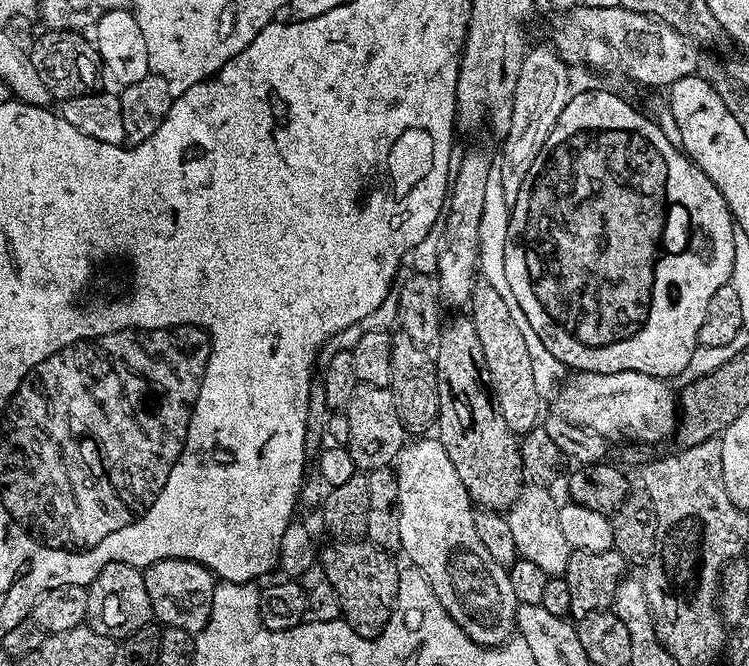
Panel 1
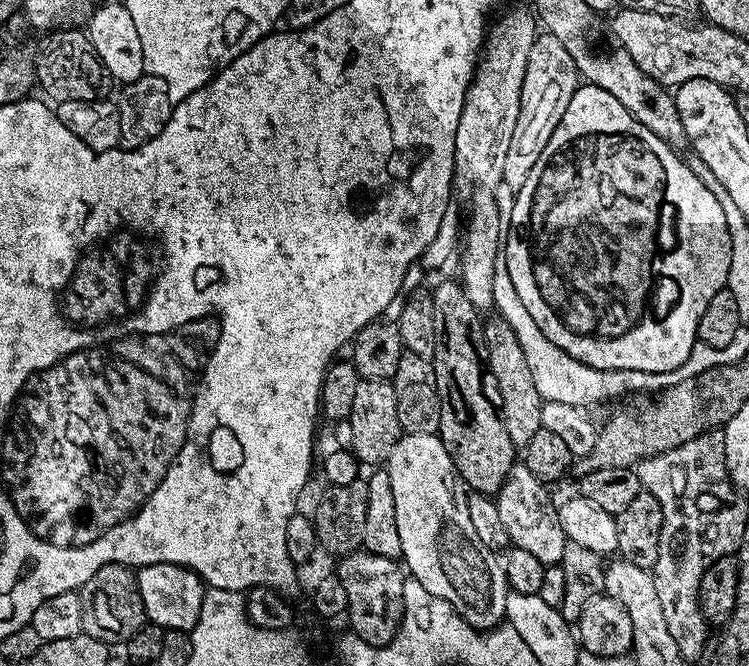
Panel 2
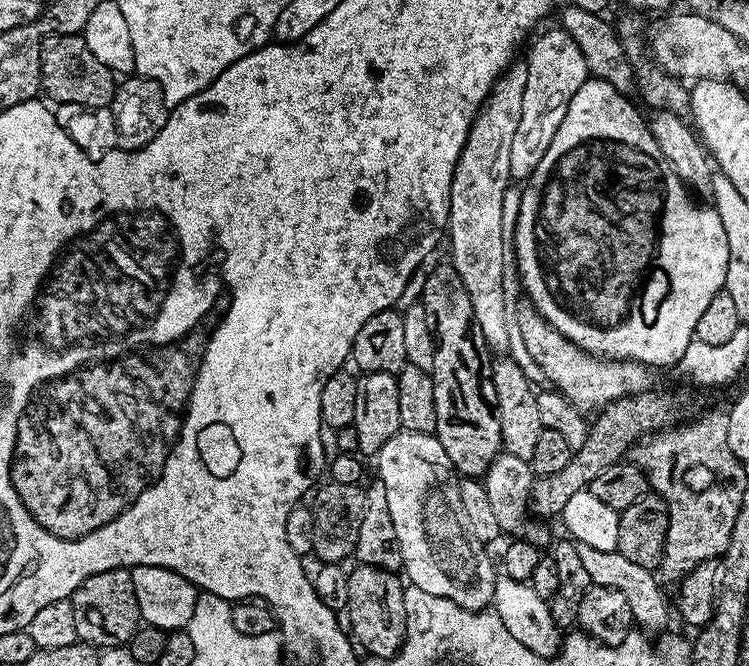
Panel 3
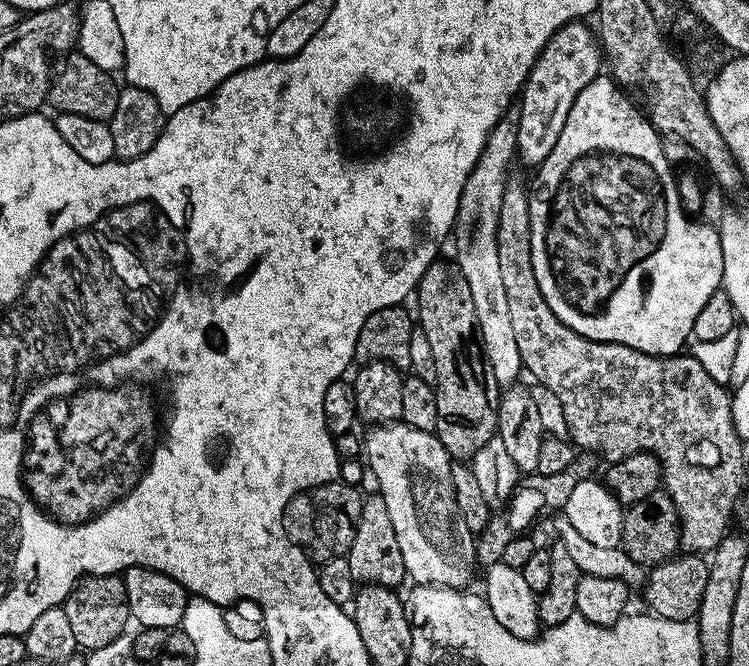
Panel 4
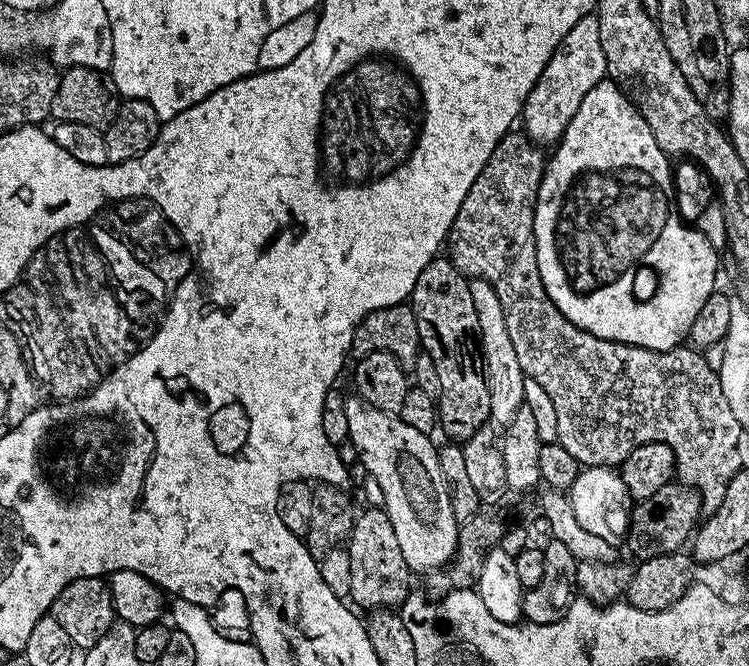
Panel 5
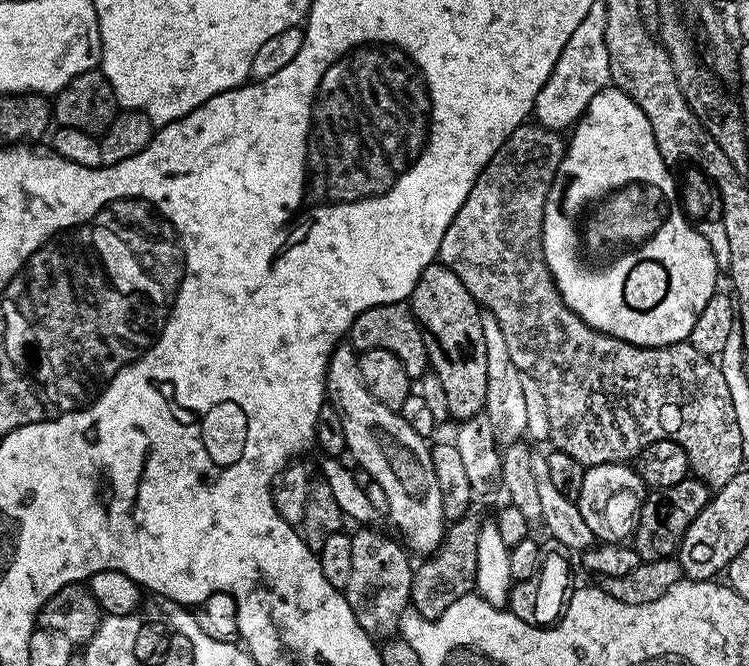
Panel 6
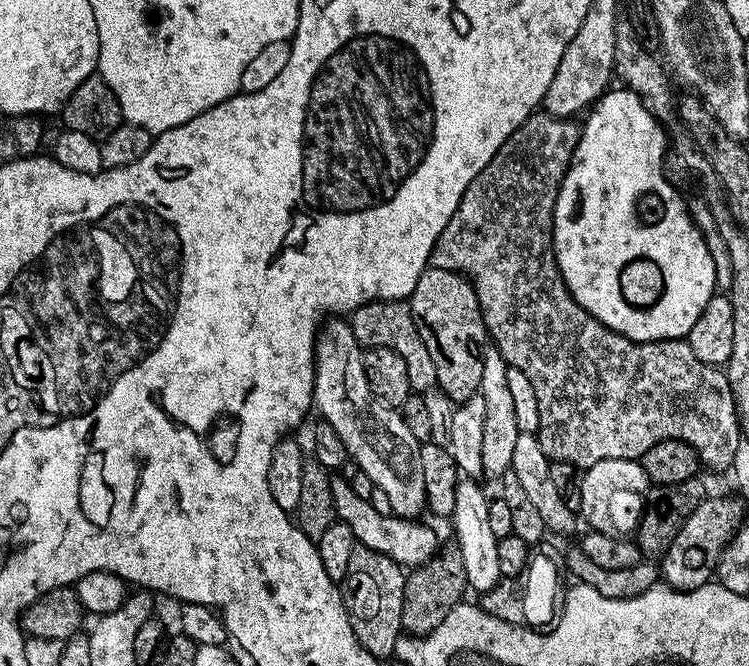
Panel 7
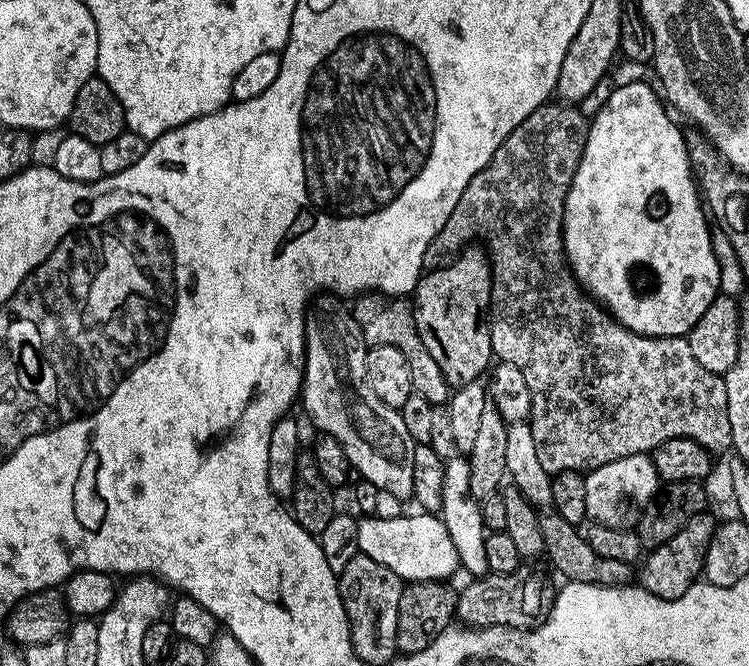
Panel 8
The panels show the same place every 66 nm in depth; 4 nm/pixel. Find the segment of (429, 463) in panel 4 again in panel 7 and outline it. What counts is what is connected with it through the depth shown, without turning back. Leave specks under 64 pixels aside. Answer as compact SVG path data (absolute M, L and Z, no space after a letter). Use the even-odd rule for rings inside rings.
M325 319L316 333L316 377L312 402L315 411L324 415L321 416L323 423L338 430L338 438L342 438L351 463L356 463L368 475L369 485L386 490L393 516L419 517L419 512L423 513L428 503L428 487L420 457L421 441L416 440L414 434L410 434L403 415L395 407L376 399L370 390L368 381L364 379L364 352L354 338L354 330L347 319Z

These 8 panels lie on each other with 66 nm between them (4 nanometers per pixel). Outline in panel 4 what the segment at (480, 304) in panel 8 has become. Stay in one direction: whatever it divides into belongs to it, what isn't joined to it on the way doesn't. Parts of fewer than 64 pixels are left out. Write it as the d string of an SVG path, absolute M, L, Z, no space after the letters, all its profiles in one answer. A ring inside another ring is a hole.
M433 262L426 274L422 274L414 301L420 307L419 331L426 334L438 366L434 385L438 398L438 426L434 434L453 461L468 462L492 436L497 435L498 400L488 389L490 373L484 362L484 347L480 341L478 314L474 314L474 298L470 298L470 285L455 263L440 263Z

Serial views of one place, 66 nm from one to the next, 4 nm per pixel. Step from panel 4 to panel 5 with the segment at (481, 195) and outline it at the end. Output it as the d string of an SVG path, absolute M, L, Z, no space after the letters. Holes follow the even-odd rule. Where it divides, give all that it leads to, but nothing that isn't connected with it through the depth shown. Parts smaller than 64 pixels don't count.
M476 278L470 284L474 298L474 310L478 310L478 326L480 327L480 353L484 355L484 373L488 376L490 390L491 419L497 425L507 426L516 416L519 408L525 407L524 382L525 374L518 364L514 345L510 342L509 331L504 321L502 302L491 284L483 278Z

